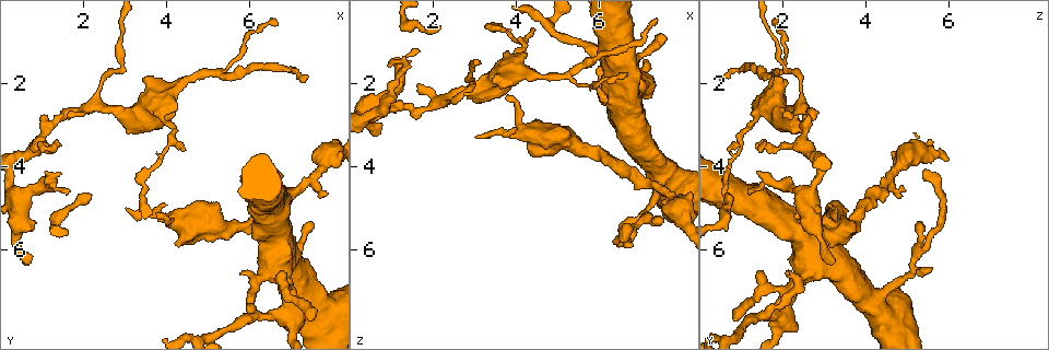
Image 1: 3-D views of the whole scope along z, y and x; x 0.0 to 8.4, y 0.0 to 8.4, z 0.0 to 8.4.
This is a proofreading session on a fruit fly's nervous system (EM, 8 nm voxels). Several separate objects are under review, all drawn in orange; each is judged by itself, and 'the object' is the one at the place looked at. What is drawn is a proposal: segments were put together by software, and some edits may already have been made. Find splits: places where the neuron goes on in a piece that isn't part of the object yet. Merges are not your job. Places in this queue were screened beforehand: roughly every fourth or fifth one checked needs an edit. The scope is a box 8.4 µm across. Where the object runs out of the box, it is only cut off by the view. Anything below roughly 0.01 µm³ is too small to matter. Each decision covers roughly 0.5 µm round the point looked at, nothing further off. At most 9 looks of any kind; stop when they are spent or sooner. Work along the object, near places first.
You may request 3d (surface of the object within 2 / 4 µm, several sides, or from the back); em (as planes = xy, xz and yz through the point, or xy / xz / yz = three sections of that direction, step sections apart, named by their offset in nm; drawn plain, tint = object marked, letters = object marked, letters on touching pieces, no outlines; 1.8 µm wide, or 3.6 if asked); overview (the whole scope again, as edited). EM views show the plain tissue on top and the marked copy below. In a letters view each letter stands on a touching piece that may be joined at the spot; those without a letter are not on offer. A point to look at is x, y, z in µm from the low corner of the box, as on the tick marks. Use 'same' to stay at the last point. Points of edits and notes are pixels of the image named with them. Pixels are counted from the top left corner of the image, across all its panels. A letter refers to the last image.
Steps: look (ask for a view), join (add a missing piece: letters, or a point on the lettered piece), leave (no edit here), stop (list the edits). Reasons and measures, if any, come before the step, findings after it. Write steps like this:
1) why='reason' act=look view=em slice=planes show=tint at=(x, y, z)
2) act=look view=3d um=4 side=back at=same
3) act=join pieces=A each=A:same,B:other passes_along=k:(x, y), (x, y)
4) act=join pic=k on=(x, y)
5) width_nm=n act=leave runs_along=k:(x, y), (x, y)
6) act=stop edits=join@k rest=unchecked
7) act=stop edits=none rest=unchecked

why='an open end' act=look view=em slice=xz step=4 show=letters at=(5.80, 6.55, 2.10)

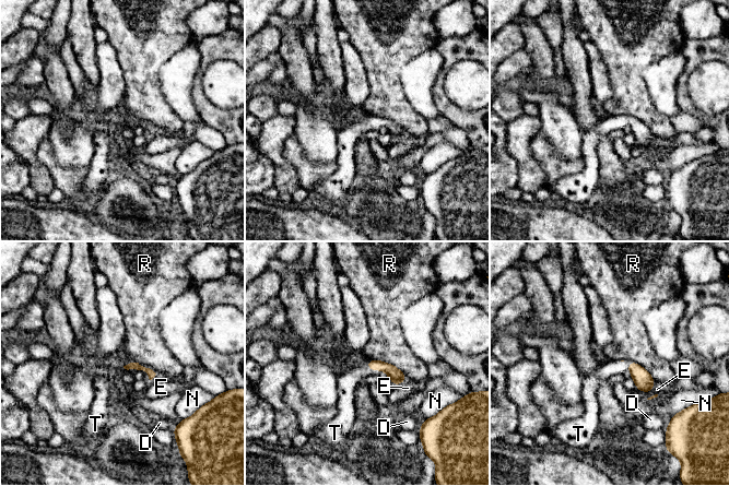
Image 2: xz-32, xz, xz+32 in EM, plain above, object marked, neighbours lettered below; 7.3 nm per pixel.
act=look view=em slice=planes show=letters at=same

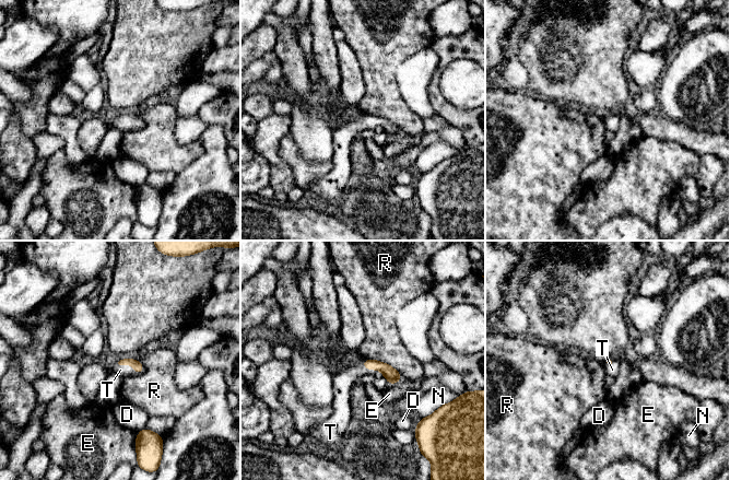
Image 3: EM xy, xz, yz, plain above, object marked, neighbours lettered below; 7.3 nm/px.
longest_contact=R:320nm act=join pieces=T each=D:other,E:other,N:other,R:other,T:same passes_along=3:(139, 369), (129, 364), (120, 370) found='the neuron continues'

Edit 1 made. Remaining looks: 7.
why='see it whole again' act=look view=overview

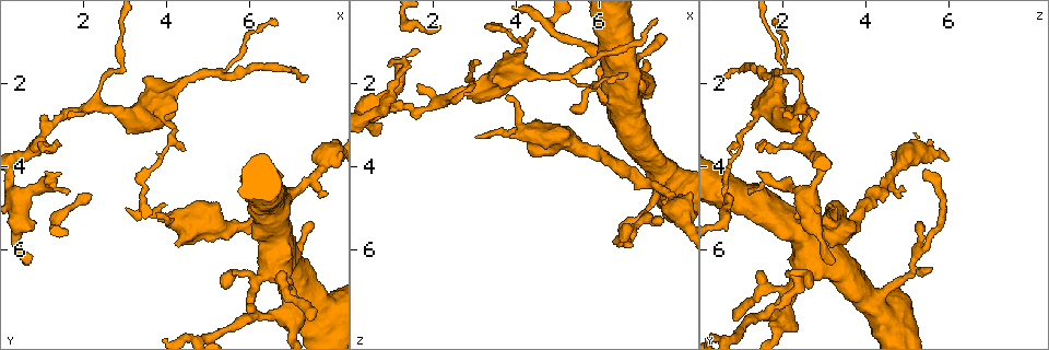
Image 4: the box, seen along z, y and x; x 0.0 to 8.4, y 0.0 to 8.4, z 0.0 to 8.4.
why='sharp bend' act=look view=3d um=4 at=(7.45, 4.30, 4.50)

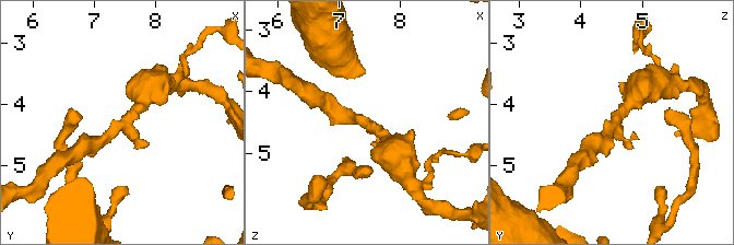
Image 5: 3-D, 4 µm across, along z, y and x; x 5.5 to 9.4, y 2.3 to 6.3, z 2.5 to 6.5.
why='need the tissue' act=look view=em slice=planes show=letters at=(7.45, 4.30, 4.55)

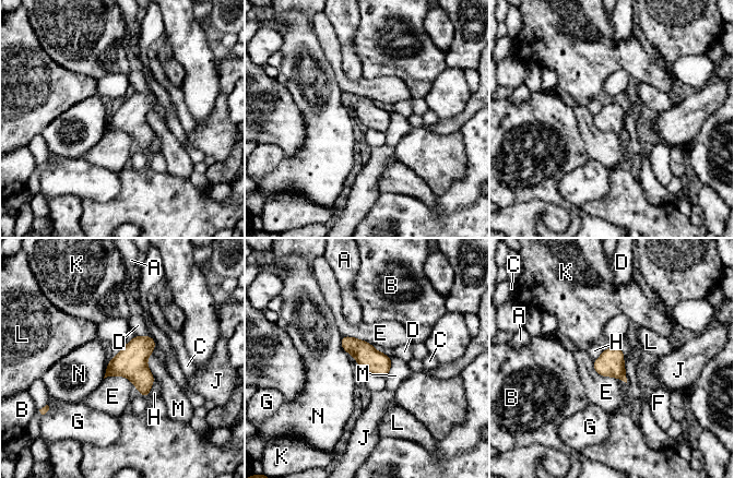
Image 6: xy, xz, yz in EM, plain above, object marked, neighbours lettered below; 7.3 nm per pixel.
act=leave each=A:other,B:other,C:other,D:other,E:other,F:other,G:other,H:other,J:other,K:other,L:other,M:other,N:other border=6:(371, 345), (377, 350), (391, 357) found='none of them fits'

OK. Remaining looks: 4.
act=look view=3d um=4 at=(0.90, 3.45, 1.55)

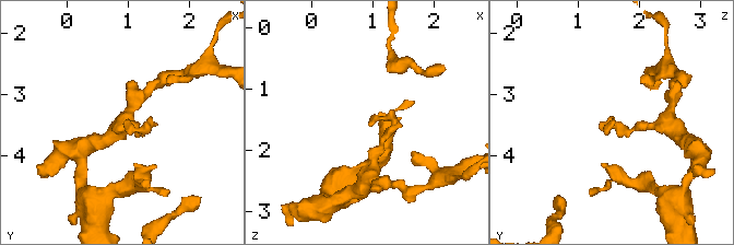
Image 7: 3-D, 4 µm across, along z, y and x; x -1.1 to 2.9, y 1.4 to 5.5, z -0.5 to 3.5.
why='shape alone is not enough' act=look view=em slice=yz step=8 show=tint at=(0.90, 3.45, 1.60)

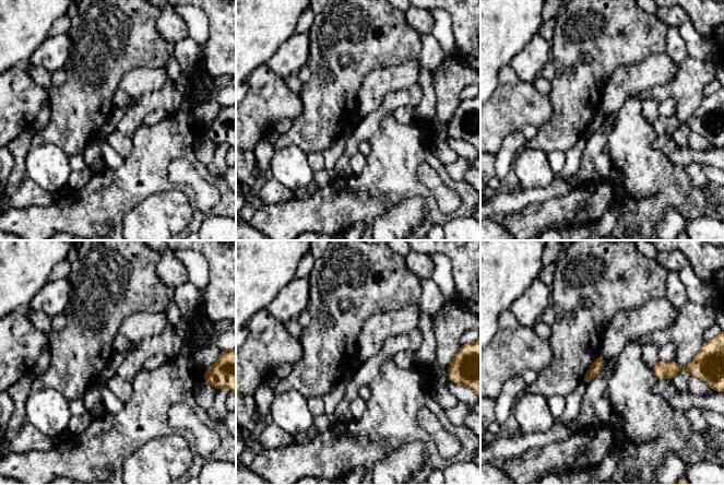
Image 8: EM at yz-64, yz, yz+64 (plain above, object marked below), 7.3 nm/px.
act=look view=em slice=yz step=8 show=letters at=same

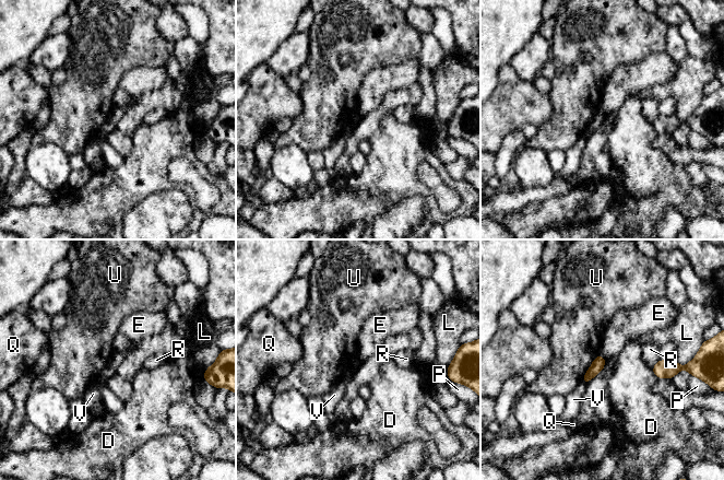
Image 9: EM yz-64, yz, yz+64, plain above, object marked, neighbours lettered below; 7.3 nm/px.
act=leave each=D:other,E:other,L:other,P:other,Q:other,R:other,U:other,V:other border=9:(601, 353), (604, 358) found='no lettered piece goes on from it'

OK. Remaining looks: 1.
act=stop edits=join@3 rest=unchecked

